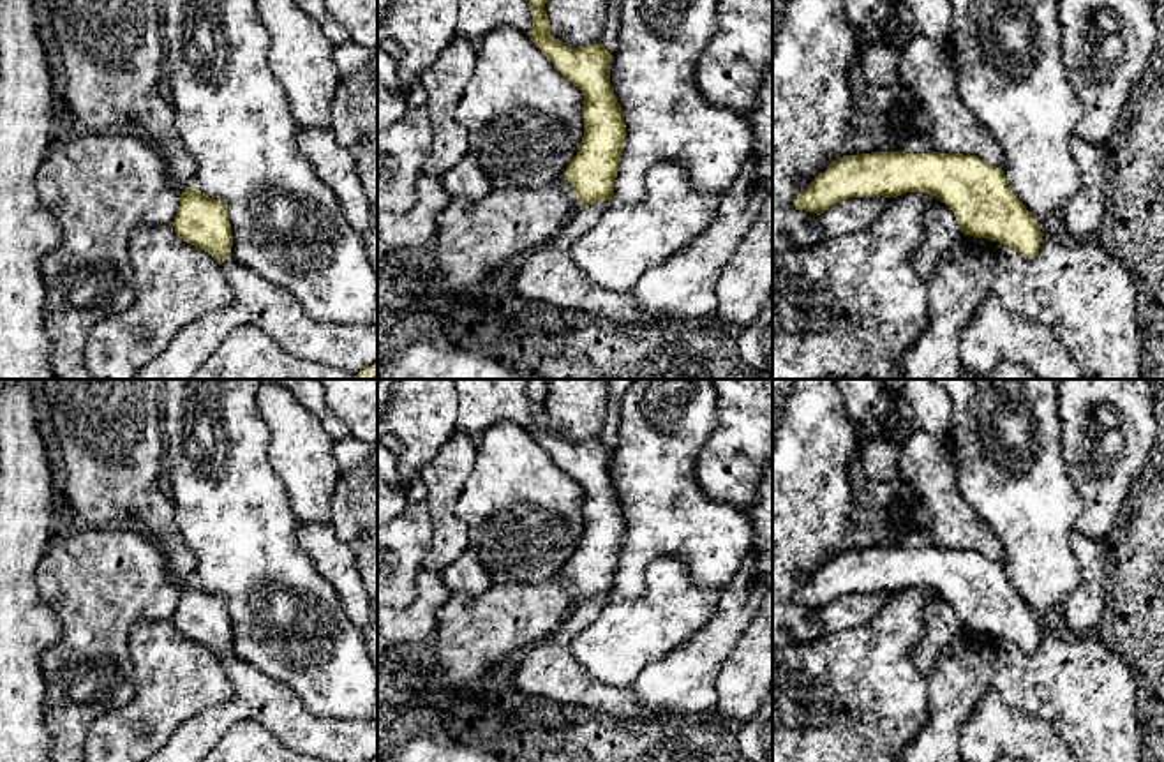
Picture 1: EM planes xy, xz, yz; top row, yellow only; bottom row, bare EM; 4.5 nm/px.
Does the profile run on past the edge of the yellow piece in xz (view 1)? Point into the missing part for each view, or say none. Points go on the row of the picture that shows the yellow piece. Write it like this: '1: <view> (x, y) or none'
1: none

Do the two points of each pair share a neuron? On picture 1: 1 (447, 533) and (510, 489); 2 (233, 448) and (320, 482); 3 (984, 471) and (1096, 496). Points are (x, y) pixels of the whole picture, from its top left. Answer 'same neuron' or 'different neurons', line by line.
1: different neurons
2: different neurons
3: different neurons

